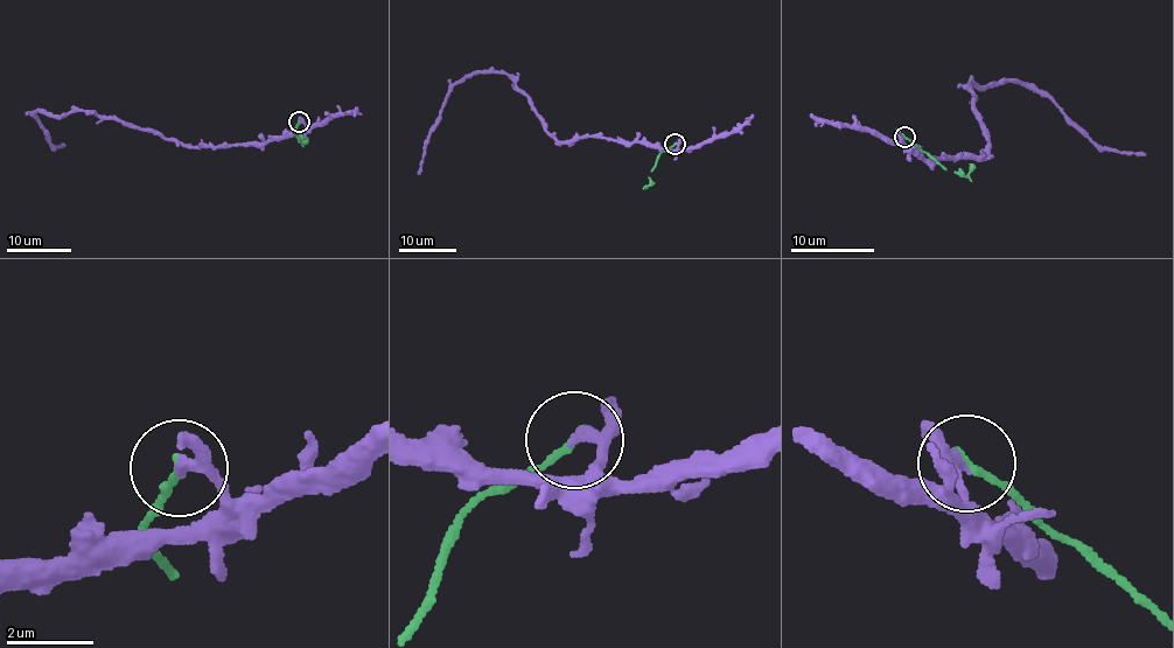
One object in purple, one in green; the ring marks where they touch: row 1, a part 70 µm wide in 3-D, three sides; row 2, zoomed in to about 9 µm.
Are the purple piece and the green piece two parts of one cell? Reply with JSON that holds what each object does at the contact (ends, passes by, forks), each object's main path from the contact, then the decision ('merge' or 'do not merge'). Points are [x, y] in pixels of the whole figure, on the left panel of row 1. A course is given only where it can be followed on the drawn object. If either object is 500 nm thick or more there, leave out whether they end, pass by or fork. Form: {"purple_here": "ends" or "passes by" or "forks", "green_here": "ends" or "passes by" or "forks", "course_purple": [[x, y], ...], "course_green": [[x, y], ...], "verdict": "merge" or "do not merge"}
{"purple_here": "passes by", "green_here": "ends", "course_purple": [[299, 123], [302, 130], [263, 144], [197, 147], [95, 113], [36, 110], [53, 147], [62, 145]], "course_green": [[299, 123], [293, 132], [299, 143], [305, 143], [301, 133]], "verdict": "do not merge"}

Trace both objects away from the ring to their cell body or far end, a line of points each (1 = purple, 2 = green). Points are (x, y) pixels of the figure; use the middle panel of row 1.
1: (675, 145), (672, 148), (582, 136), (556, 140), (507, 74), (473, 71), (447, 96), (417, 174)
2: (675, 145), (658, 155), (647, 188)

